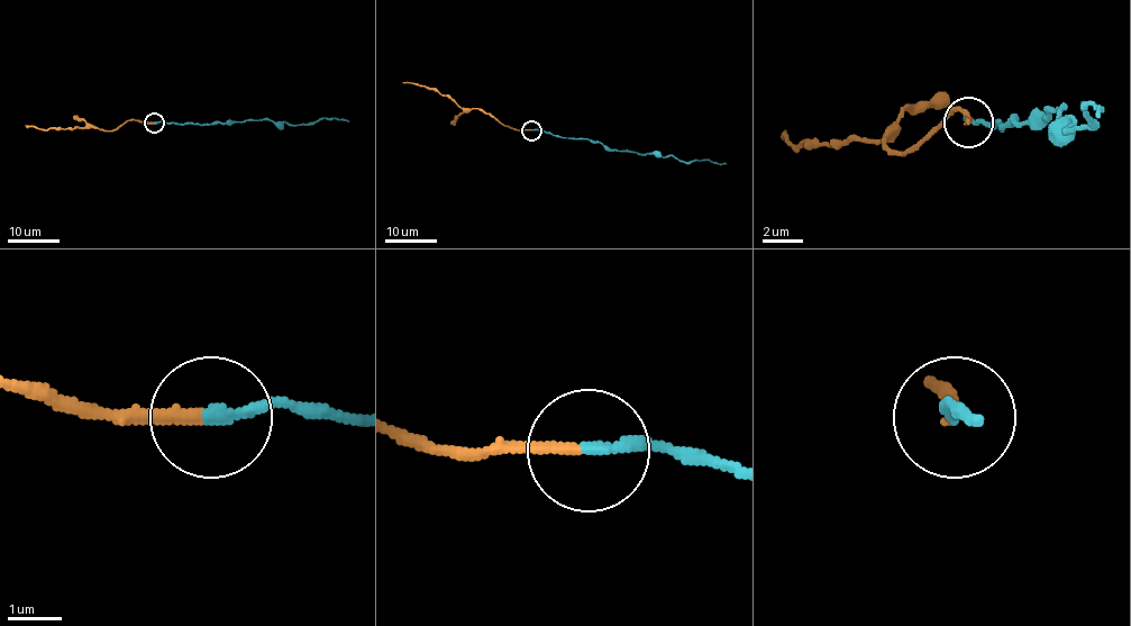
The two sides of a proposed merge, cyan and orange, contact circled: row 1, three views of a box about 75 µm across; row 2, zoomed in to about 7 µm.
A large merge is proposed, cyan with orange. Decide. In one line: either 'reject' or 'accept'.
accept

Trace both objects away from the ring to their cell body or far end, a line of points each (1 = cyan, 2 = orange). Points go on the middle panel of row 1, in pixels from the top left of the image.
1: (531, 129), (600, 142), (610, 148), (639, 154), (673, 155), (684, 162), (701, 160), (726, 163)
2: (531, 129), (507, 127), (479, 109), (462, 109), (449, 98), (423, 85), (402, 83)

